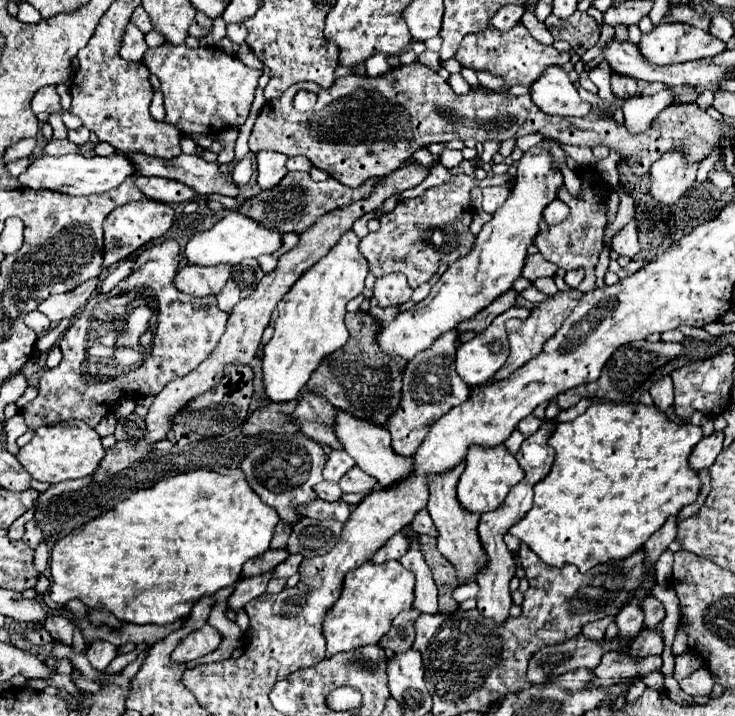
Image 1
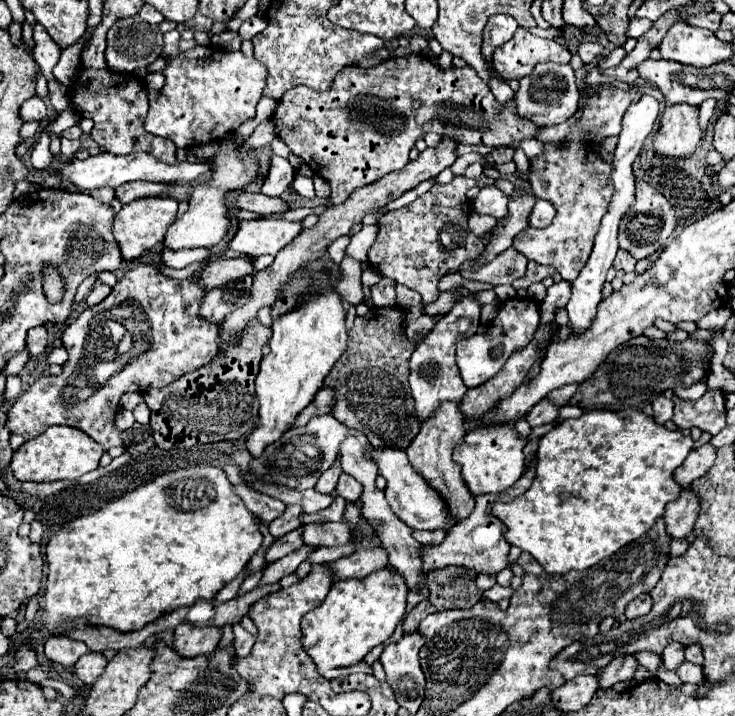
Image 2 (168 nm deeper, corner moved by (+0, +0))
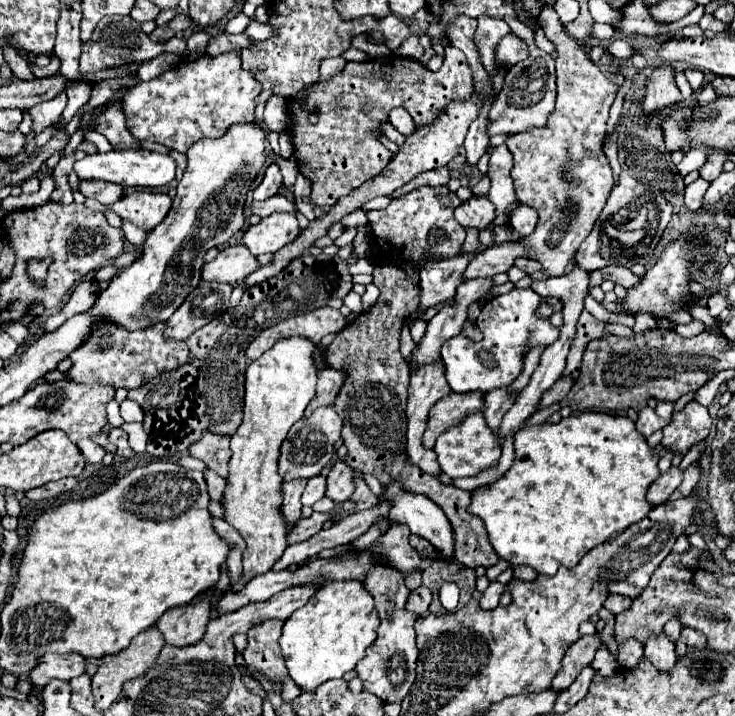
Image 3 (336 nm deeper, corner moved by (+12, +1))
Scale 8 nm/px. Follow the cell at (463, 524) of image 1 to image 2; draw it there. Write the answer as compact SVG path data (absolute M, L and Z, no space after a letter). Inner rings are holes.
M444 402L444 404L440 404L440 406L430 414L430 418L424 420L424 424L422 424L418 436L414 438L414 442L412 442L412 444L408 446L408 450L406 450L412 468L414 468L418 474L422 474L422 476L428 480L428 484L430 484L432 488L436 488L436 490L444 496L444 500L446 500L446 504L448 504L448 510L452 512L452 516L454 516L456 520L462 520L462 518L468 516L468 514L472 512L472 508L474 508L474 496L472 496L472 492L468 490L466 482L464 482L464 478L462 478L462 474L460 474L460 466L452 462L452 448L454 448L456 444L460 444L460 440L464 438L464 434L466 434L464 416L462 416L458 404L456 404L456 402Z

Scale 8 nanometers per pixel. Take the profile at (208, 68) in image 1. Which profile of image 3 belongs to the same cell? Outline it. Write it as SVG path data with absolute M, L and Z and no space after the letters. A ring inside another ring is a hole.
M236 51L216 57L182 59L174 69L126 91L122 97L126 127L140 141L162 143L168 149L186 153L200 139L222 137L234 123L250 123L260 91L260 83L242 69Z

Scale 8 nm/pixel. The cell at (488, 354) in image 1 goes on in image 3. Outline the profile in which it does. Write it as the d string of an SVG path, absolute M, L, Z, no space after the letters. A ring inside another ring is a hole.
M514 289L506 295L494 297L482 307L482 313L476 319L476 325L484 333L480 343L458 335L442 345L442 361L446 367L446 379L456 393L482 391L488 393L492 389L510 385L522 371L522 353L524 347L550 345L558 337L558 327L554 327L548 319L540 319L536 315L536 307L540 303L540 295L532 289Z

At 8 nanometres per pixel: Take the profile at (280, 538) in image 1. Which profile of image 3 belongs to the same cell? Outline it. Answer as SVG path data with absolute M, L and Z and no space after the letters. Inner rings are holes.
M300 479L300 481L288 481L288 483L282 483L282 515L288 523L296 523L300 519L300 497L302 497L302 491L306 487L306 481Z

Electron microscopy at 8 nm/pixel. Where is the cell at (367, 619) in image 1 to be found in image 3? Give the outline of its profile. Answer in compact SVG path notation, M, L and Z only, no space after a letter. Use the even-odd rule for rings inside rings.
M362 581L324 583L324 587L284 623L280 647L292 681L300 685L302 691L314 691L324 681L338 679L352 671L364 657L366 647L376 639L378 625L380 619L374 599Z

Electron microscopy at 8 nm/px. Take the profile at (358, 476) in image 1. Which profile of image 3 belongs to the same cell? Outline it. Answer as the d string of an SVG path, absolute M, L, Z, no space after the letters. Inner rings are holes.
M336 461L330 471L328 471L328 489L326 495L336 503L344 503L346 499L350 499L350 495L354 493L354 483L352 483L352 469L342 463Z

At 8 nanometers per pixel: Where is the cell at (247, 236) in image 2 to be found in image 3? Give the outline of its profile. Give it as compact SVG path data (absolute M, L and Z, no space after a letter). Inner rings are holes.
M276 213L276 215L264 217L256 225L250 225L242 233L242 241L252 255L276 253L284 245L292 243L298 237L298 233L300 233L300 227L298 227L296 215Z

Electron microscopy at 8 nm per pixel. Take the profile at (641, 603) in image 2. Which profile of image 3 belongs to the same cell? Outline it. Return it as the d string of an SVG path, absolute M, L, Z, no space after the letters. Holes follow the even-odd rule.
M610 595L610 597L606 599L606 603L604 603L604 607L610 609L614 615L626 611L630 605L632 605L632 599L628 599L628 597L624 597L624 595Z

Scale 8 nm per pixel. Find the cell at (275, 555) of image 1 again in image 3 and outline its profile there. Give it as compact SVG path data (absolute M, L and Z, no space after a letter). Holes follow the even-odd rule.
M336 509L330 513L312 513L308 519L298 519L296 525L288 531L288 545L310 539L312 535L316 535L322 529L322 523L326 519L332 519L334 515L336 515Z

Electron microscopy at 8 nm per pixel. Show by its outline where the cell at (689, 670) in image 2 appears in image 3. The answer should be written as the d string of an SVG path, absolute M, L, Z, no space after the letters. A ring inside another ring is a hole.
M666 635L648 639L648 643L644 647L644 655L660 671L670 671L678 659L674 653L674 643Z

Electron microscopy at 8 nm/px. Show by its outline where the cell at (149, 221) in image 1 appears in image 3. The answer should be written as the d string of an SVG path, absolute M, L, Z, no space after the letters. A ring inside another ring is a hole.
M132 191L124 195L120 201L108 205L104 211L114 211L122 219L134 223L144 231L152 231L170 211L172 199L164 193L146 193Z

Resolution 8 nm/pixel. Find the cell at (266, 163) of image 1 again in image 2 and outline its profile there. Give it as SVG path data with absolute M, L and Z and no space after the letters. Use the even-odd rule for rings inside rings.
M272 156L272 164L270 164L270 172L268 178L264 180L262 186L262 194L266 196L282 196L294 180L294 166L280 156Z

